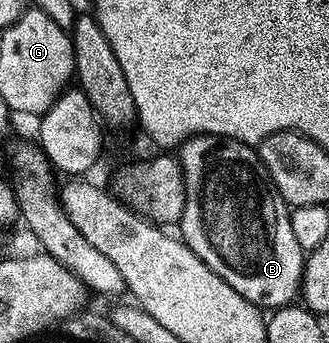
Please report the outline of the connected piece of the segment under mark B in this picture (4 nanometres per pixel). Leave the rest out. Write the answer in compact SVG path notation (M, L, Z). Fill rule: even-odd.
M189 136L179 147L179 161L186 191L193 192L201 182L198 199L188 199L188 217L201 214L210 248L237 273L231 278L233 287L265 308L290 305L301 290L306 255L291 230L290 207L265 171L260 153L247 142Z

